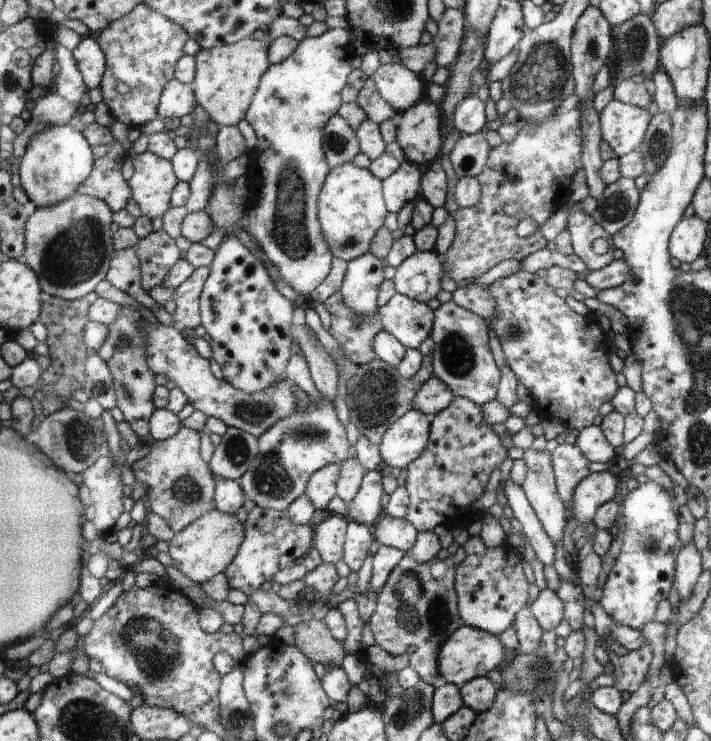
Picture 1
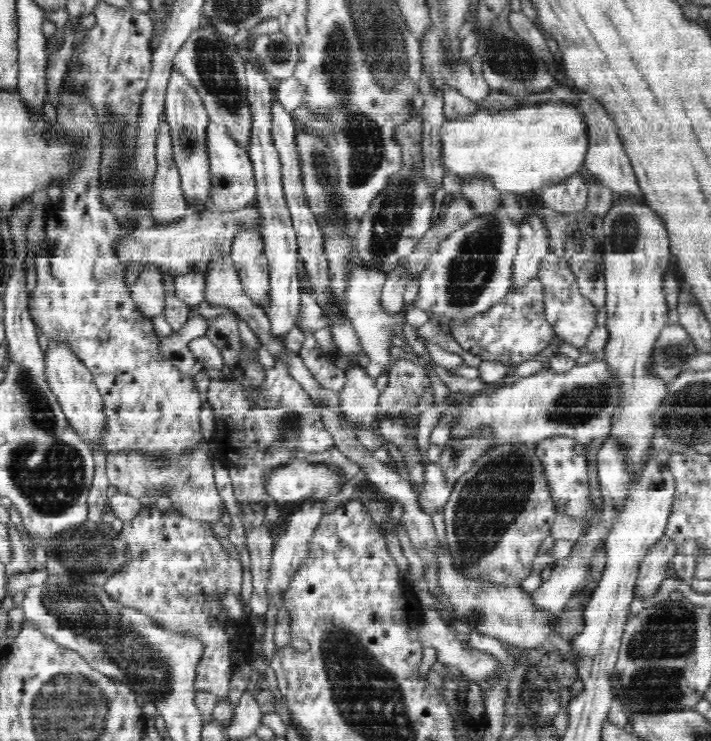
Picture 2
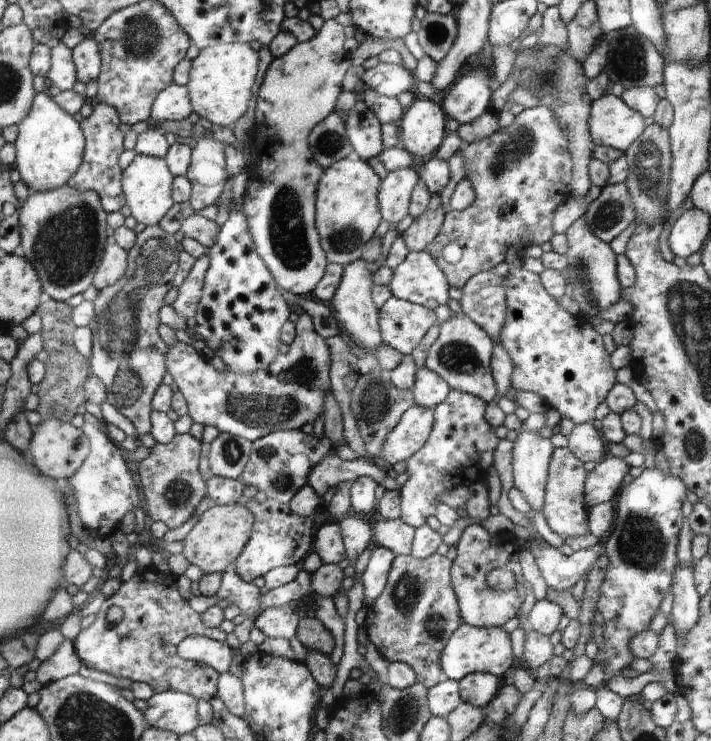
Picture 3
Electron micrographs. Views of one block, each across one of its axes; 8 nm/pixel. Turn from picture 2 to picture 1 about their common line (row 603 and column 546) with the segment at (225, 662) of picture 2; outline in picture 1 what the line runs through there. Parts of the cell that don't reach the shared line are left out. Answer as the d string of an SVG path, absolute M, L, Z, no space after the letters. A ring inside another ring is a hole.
M570 96L565 100L565 103L558 108L557 112L554 112L554 116L552 116L550 120L542 122L540 126L538 126L538 124L519 124L518 134L516 135L516 138L512 140L512 142L502 141L502 144L500 144L498 148L491 148L490 154L488 155L488 160L486 160L486 164L484 164L482 172L480 172L478 176L475 176L481 186L481 197L478 205L476 207L468 208L459 207L453 214L455 217L455 237L451 246L448 248L448 251L443 254L443 260L441 261L446 271L445 275L452 278L452 280L456 282L457 286L460 287L478 280L482 274L486 274L486 272L488 272L488 270L490 270L494 264L498 264L498 262L508 260L508 258L521 262L525 259L524 254L528 256L528 254L540 252L540 250L542 250L542 246L546 246L546 240L542 238L542 232L540 232L540 228L544 226L546 220L548 220L548 218L550 218L554 212L558 212L558 209L560 209L562 206L565 206L569 202L570 194L572 194L572 177L574 174L576 174L577 170L580 170L581 166L583 165L581 161L582 150L584 150L584 148L582 148L582 144L584 144L584 138L582 138L582 100L576 96ZM506 204L516 204L518 206L518 212L516 212L516 216L506 216L506 214L504 214L504 206L506 206ZM524 218L531 218L538 224L538 227L537 232L535 232L533 235L526 238L520 238L518 235L516 235L516 225Z

